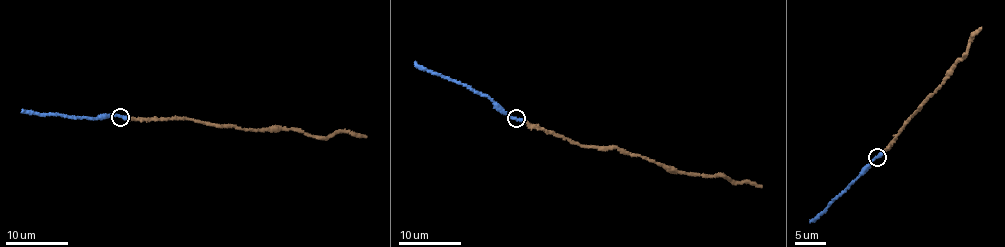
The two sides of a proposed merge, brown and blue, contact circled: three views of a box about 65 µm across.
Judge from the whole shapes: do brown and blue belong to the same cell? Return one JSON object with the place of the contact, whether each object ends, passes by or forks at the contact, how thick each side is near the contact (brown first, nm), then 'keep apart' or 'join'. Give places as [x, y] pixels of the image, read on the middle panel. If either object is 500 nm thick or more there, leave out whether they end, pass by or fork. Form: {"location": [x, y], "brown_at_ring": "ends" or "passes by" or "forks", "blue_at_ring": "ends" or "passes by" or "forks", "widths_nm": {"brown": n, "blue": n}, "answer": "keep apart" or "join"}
{"location": [516, 118], "brown_at_ring": "passes by", "blue_at_ring": "passes by", "widths_nm": {"brown": 40, "blue": 240}, "answer": "join"}

